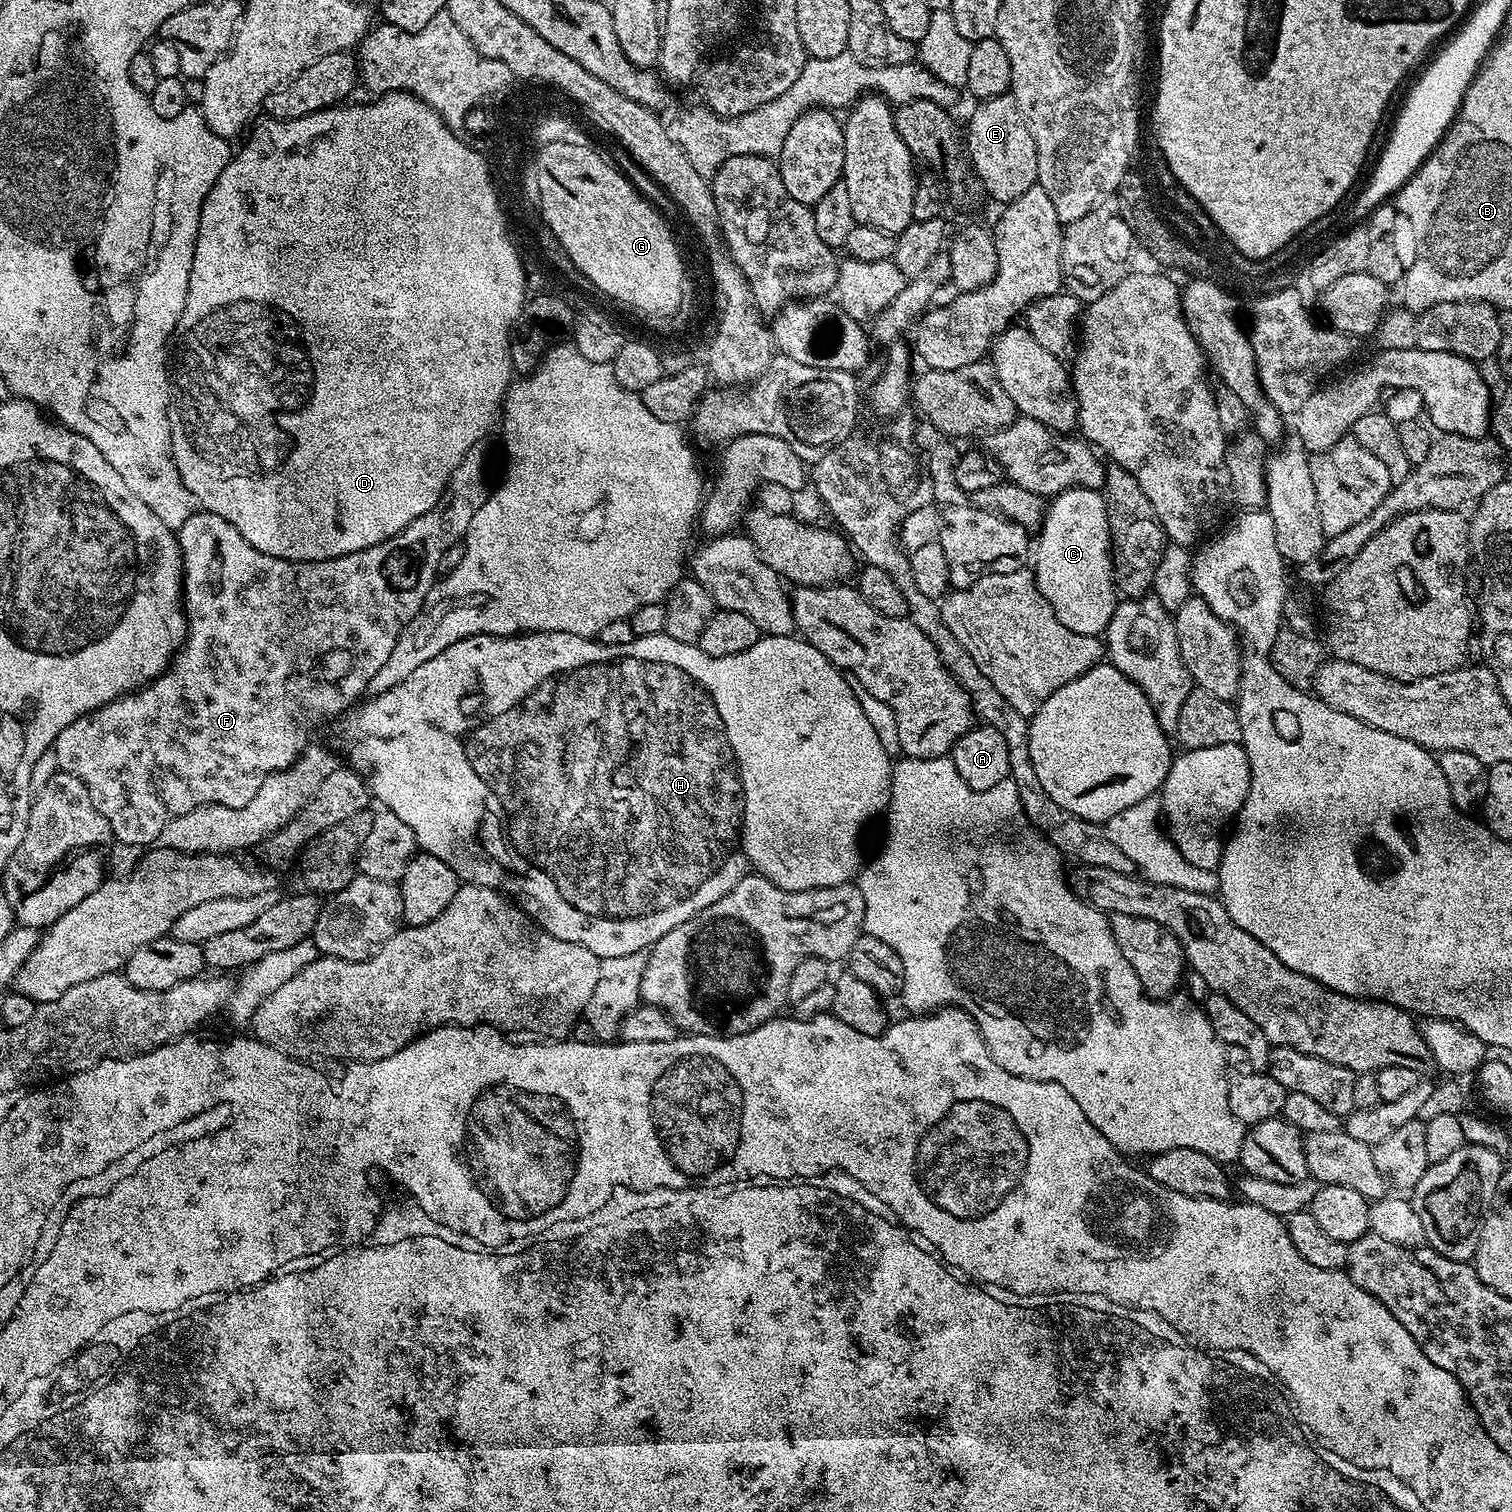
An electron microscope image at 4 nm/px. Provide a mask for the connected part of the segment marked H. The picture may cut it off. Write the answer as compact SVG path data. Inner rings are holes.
M530 632L519 636L471 636L462 638L462 642L454 642L454 646L446 646L442 654L434 654L430 662L422 662L414 674L407 676L398 686L390 686L390 690L377 692L369 695L359 707L353 706L343 713L340 724L340 744L348 755L347 763L357 772L366 774L369 793L381 800L383 807L389 812L398 814L410 830L414 830L414 838L417 845L431 856L442 858L456 871L461 881L481 884L487 888L493 888L495 892L502 892L519 904L520 909L526 915L535 920L540 927L545 928L554 938L562 938L562 942L574 942L578 946L586 946L595 956L601 960L606 958L622 958L622 954L634 954L651 949L674 926L682 926L686 918L706 910L722 894L734 890L734 886L740 881L742 869L740 869L740 844L744 847L744 856L753 864L759 875L765 876L770 882L774 882L783 892L801 892L802 890L814 890L815 888L833 888L839 884L849 883L859 873L862 867L860 860L860 831L864 823L871 816L876 816L885 811L888 799L892 796L892 765L893 757L882 748L877 734L870 726L866 713L862 710L862 702L857 689L850 683L849 677L845 675L836 665L831 664L826 654L819 652L814 646L810 646L807 640L799 635L791 636L765 636L761 635L750 650L742 650L742 654L730 654L730 658L710 658L696 644L678 642L666 634L658 636L638 636L631 640L626 646L606 646L599 639L586 636L575 636L565 632ZM740 784L744 787L744 829L740 832Z

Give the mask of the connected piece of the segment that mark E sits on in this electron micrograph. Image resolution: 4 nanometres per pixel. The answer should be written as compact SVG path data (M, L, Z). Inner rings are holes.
M999 96L981 100L975 105L972 117L966 124L966 151L975 179L1003 206L1022 198L1026 190L1038 183L1038 154L1034 150L1034 138L1018 110L1018 102L1013 96Z

